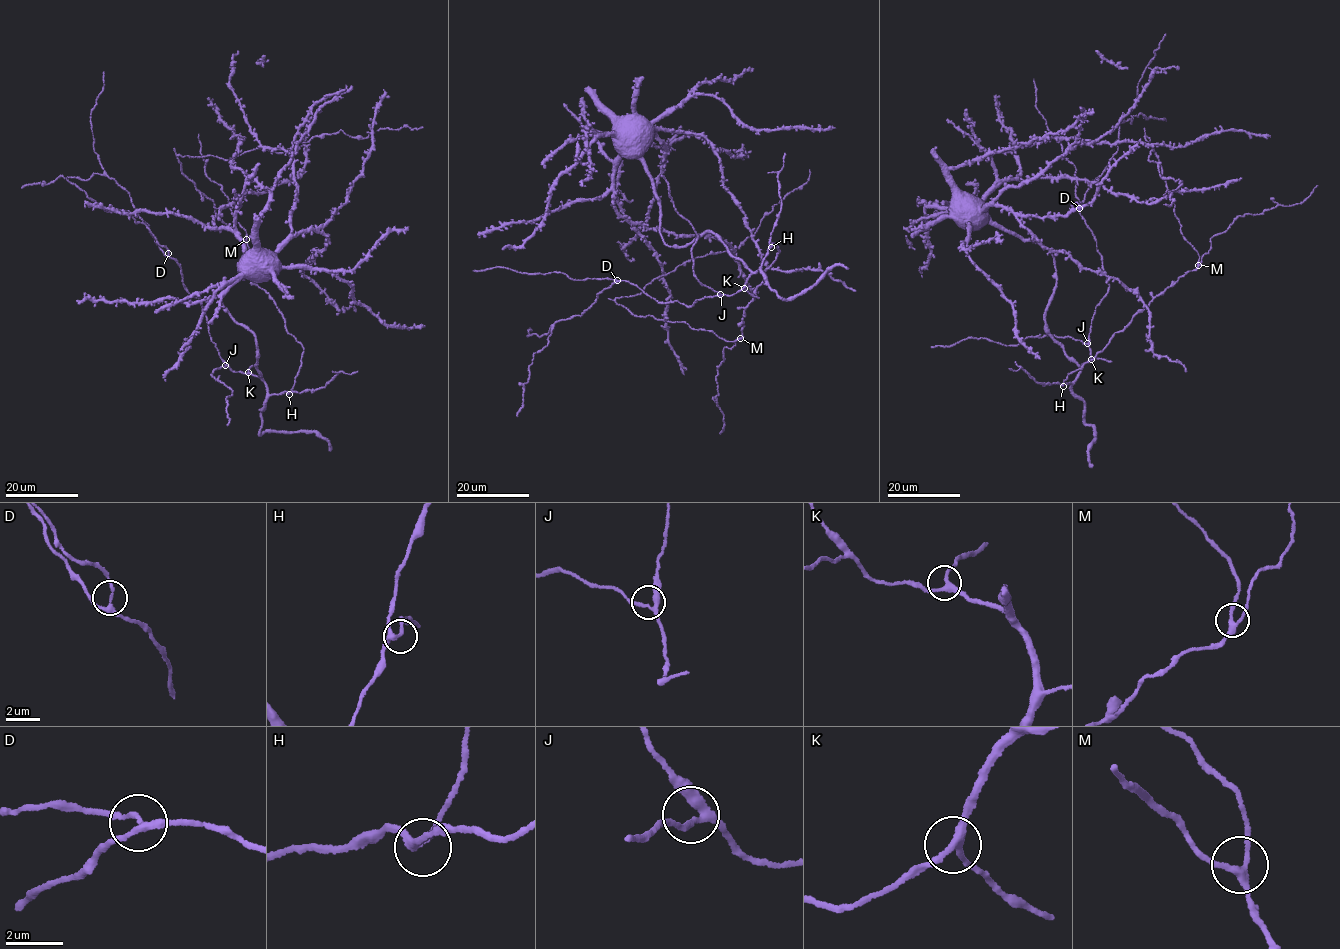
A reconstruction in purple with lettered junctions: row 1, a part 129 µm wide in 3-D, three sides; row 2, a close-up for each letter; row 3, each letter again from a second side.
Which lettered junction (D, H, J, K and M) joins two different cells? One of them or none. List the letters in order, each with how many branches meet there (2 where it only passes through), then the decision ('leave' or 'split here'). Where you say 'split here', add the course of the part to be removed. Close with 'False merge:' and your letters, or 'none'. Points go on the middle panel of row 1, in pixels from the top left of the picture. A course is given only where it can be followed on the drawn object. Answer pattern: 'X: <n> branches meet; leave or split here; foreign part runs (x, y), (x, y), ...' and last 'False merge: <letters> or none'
D: 3 branches meet; leave
H: 3 branches meet; leave
J: 3 branches meet; leave
K: 3 branches meet; leave
M: 3 branches meet; leave
False merge: none

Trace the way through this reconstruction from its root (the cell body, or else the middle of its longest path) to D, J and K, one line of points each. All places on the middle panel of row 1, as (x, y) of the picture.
D: (759, 269), (735, 293), (705, 296), (687, 307), (677, 301), (658, 302), (634, 284), (617, 280)
J: (759, 269), (735, 293), (720, 294)
K: (759, 269), (749, 275), (744, 288)

